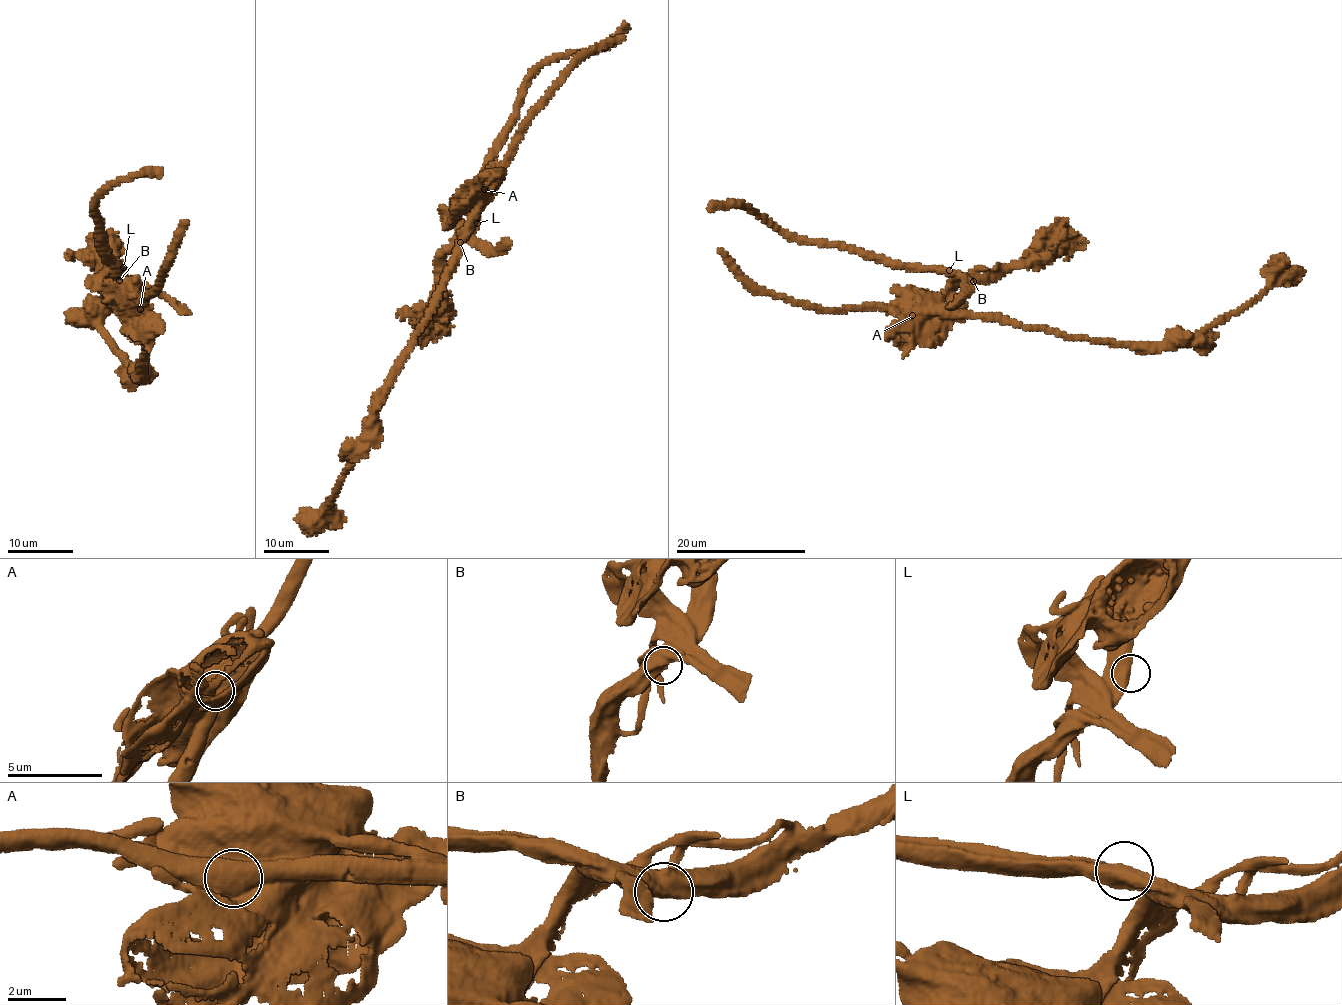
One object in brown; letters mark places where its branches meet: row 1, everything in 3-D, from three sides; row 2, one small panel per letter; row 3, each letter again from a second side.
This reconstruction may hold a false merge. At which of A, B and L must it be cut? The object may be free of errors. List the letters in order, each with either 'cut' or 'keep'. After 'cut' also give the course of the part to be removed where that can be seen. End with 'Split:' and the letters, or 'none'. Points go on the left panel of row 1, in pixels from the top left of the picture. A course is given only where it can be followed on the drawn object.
A: cut; course (140, 308), (148, 340), (145, 370), (137, 378), (99, 330), (75, 322), (67, 312)
B: keep
L: keep
Split: A

